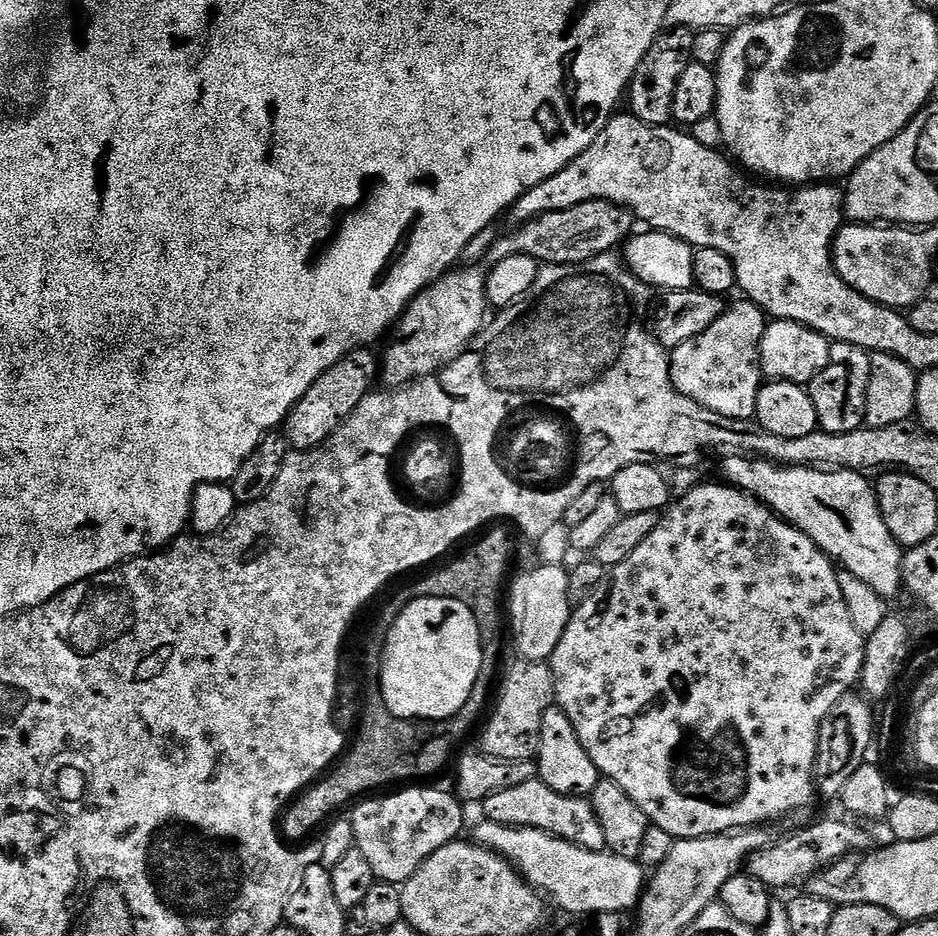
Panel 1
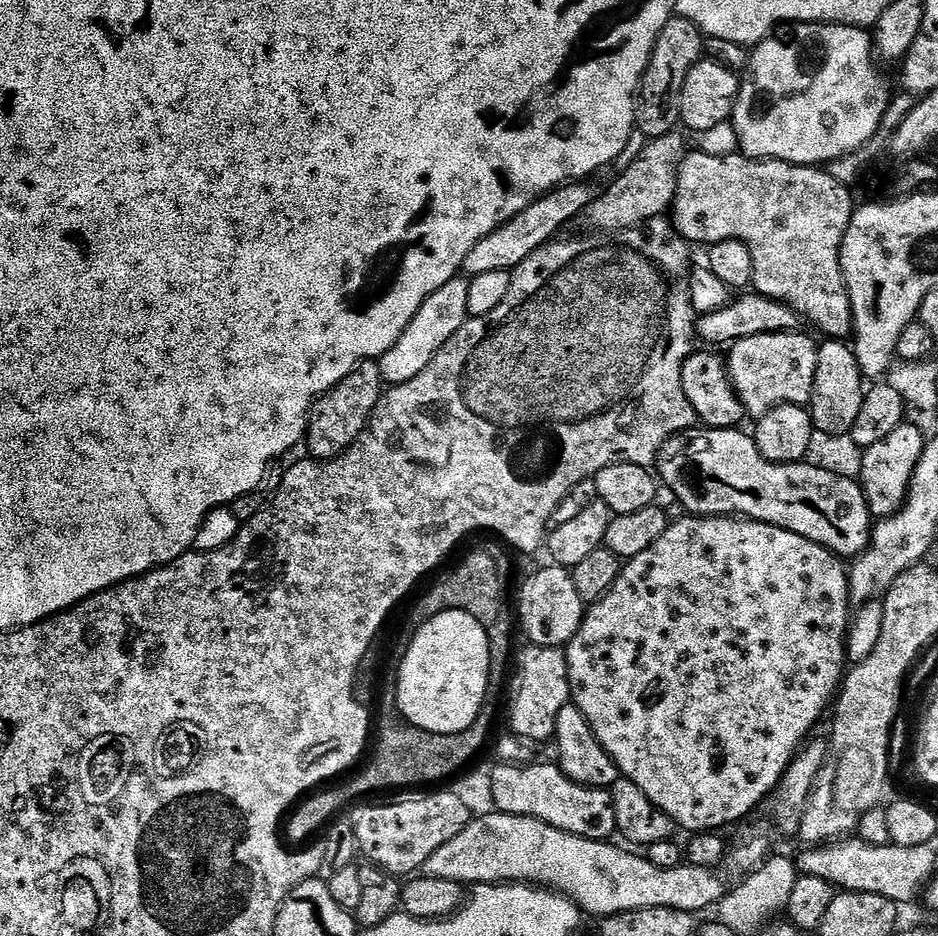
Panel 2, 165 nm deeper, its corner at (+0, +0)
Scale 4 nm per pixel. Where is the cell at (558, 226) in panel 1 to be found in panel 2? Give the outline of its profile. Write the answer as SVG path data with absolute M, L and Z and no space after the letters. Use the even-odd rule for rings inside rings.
M677 130L661 136L651 137L648 148L640 152L640 157L605 190L597 195L582 213L582 220L589 224L596 234L615 234L639 229L650 220L661 219L664 211L671 209L676 202L678 170L684 157L690 151L690 145L684 141L685 133Z

